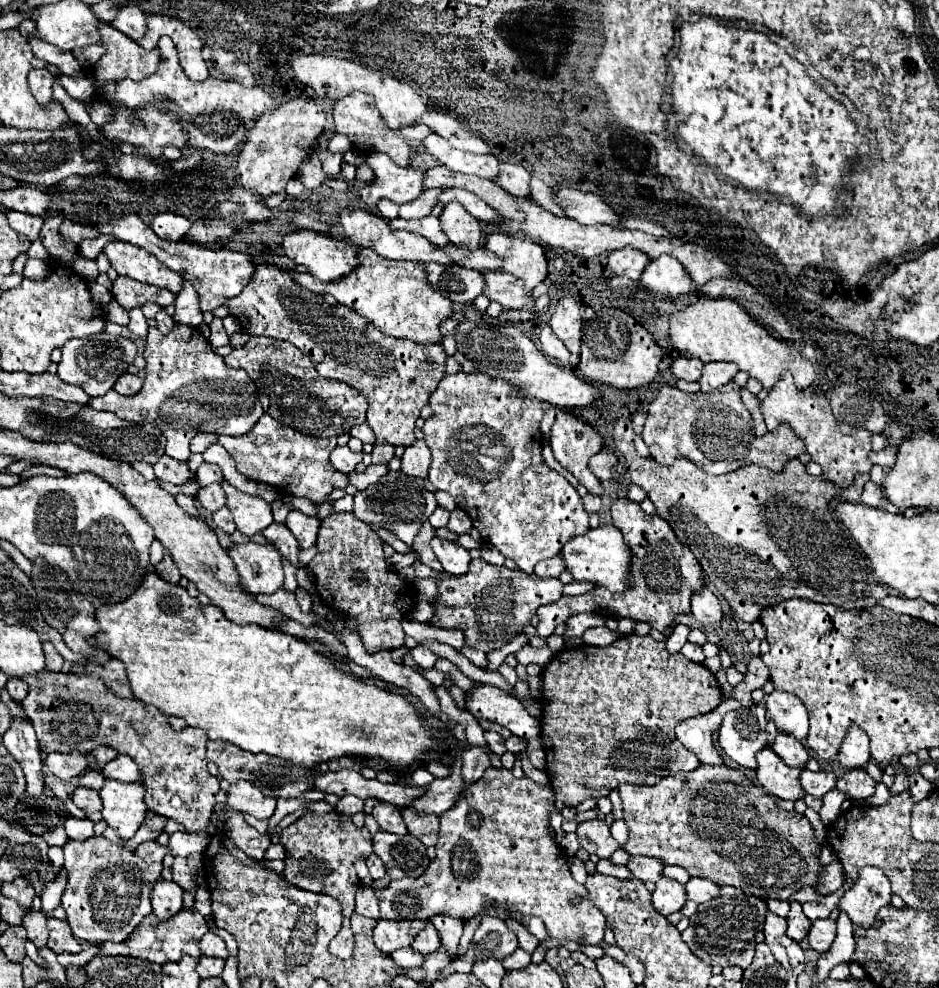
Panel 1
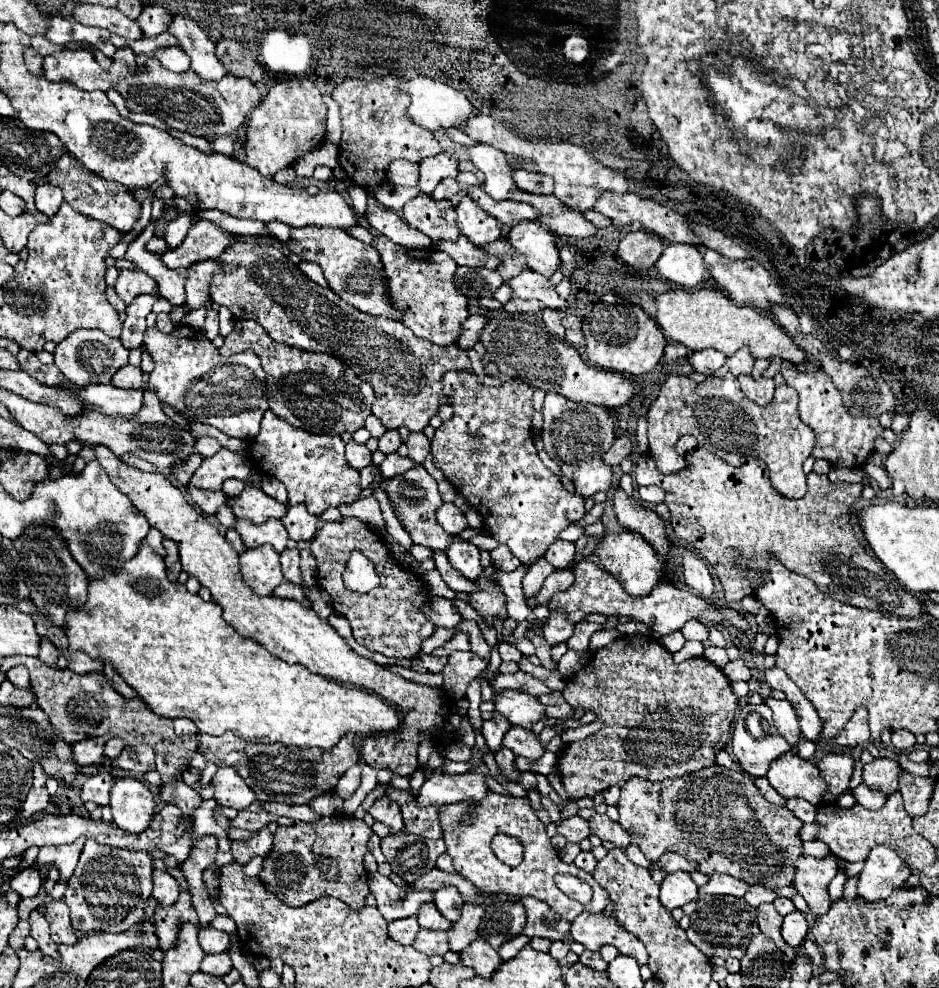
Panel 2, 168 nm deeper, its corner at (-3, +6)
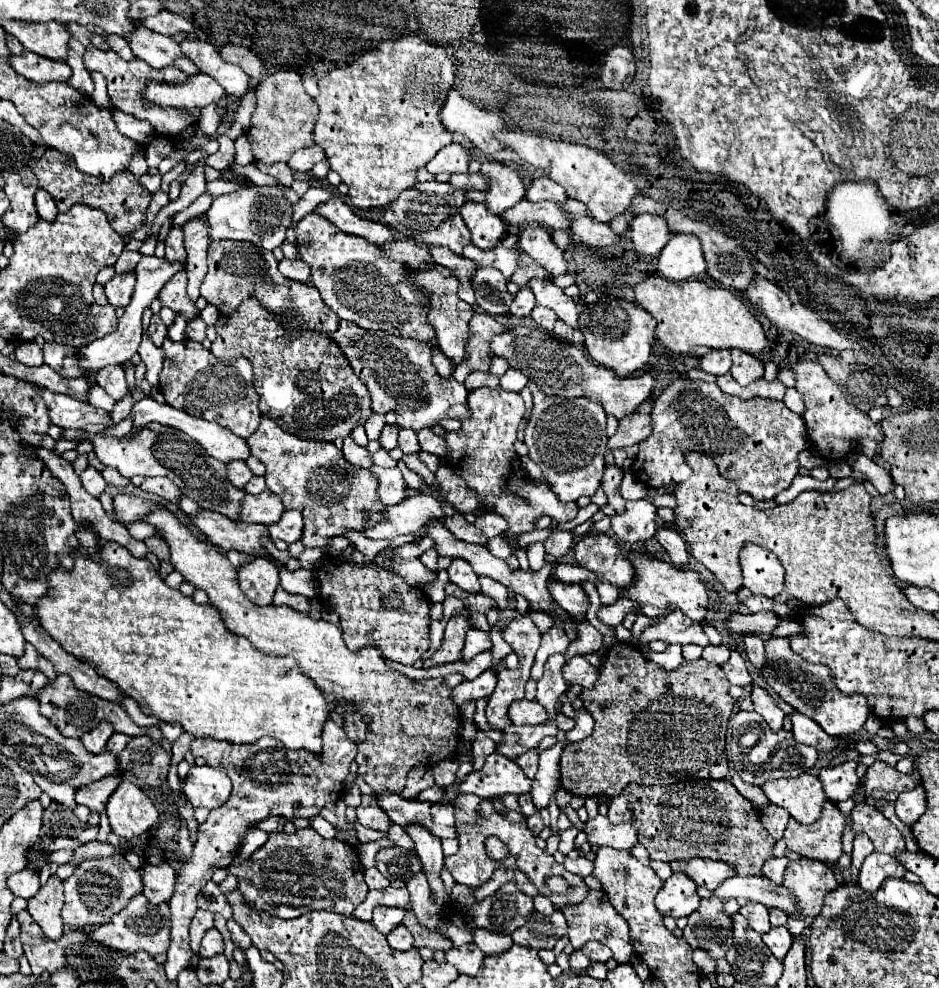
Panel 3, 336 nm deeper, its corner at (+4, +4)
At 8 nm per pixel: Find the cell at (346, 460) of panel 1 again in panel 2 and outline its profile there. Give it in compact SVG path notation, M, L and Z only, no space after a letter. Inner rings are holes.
M350 440L346 444L346 460L352 468L362 470L364 466L368 466L372 462L372 454L364 444L356 444L354 440Z

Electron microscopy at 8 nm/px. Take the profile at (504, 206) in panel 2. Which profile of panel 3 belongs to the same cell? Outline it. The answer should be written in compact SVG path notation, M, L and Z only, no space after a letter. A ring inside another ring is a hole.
M521 200L513 210L507 210L503 214L503 220L509 224L541 224L551 230L561 230L569 234L569 214L561 210L559 204L555 202L531 202L531 200Z

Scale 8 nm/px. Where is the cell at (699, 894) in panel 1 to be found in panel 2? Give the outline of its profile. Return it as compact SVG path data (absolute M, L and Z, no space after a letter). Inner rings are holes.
M712 874L710 880L698 888L700 896L718 896L718 894L730 894L730 896L744 896L748 884L742 880L736 880L728 874Z

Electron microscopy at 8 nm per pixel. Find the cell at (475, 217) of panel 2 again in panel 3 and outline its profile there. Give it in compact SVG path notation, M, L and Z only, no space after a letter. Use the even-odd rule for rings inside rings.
M465 202L461 208L461 216L471 232L471 242L481 250L491 250L493 246L497 246L507 230L505 222L499 216L489 214L489 208L485 204Z

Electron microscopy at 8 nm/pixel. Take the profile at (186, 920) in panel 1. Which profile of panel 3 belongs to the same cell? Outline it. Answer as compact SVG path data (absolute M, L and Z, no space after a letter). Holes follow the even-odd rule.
M209 881L198 896L198 908L222 915L226 920L232 918L232 908L224 894L219 892L218 884Z

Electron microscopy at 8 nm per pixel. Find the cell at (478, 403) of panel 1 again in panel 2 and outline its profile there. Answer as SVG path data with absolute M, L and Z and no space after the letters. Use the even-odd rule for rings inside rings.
M446 372L442 390L450 400L454 414L434 432L434 464L482 516L482 522L490 530L492 538L496 538L500 544L506 544L522 564L532 564L534 560L544 556L548 546L558 538L564 528L582 520L586 514L584 498L568 492L560 478L552 470L548 470L538 458L532 442L534 388L514 378L506 380L500 386L486 386L478 380L474 372Z

